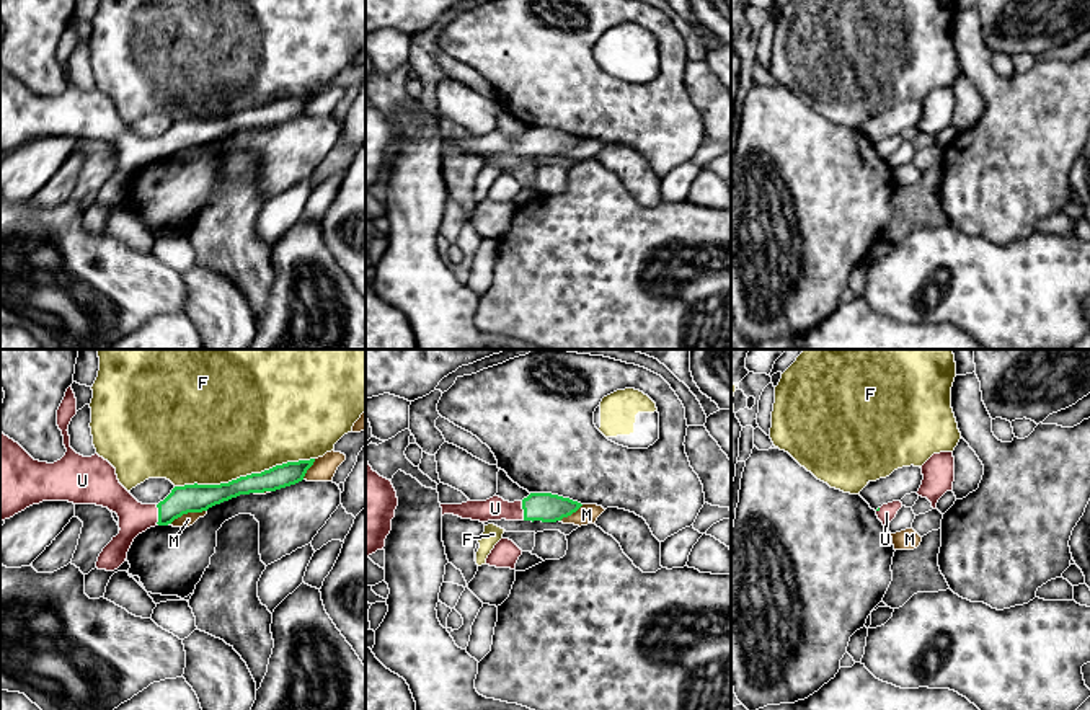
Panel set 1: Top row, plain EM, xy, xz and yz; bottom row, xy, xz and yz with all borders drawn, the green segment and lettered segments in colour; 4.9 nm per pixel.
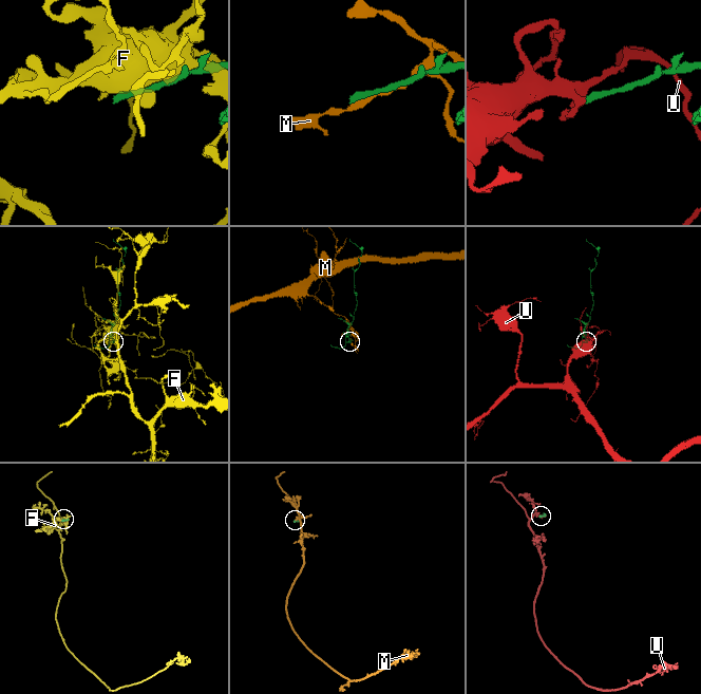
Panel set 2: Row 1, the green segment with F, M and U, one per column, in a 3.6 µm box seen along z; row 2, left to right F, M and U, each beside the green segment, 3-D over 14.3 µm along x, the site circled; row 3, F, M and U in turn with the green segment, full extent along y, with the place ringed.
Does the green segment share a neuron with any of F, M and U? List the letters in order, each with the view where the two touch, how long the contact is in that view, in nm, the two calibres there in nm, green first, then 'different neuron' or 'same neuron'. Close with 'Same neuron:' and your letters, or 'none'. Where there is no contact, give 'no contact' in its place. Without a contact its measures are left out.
F: xy | 700 nm | 140/480 nm | different neuron
M: xy | 200 nm | 140/70 nm | different neuron
U: xy | 110 nm | 140/160 nm | same neuron
Same neuron: U

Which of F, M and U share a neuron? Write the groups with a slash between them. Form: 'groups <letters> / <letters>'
groups F / M / U

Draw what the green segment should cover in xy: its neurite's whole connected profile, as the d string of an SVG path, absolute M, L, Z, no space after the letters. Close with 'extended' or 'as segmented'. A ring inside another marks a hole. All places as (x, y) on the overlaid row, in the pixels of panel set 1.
M72 385L57 410L65 455L54 462L34 460L0 431L0 521L42 501L69 501L108 508L119 517L119 534L103 548L96 568L114 571L127 558L134 539L155 526L168 526L188 513L202 513L240 495L276 491L304 480L315 459L287 462L261 473L220 485L175 486L158 504L139 503L117 480L116 468L100 457L83 457L70 447L69 424L77 415Z; extended

